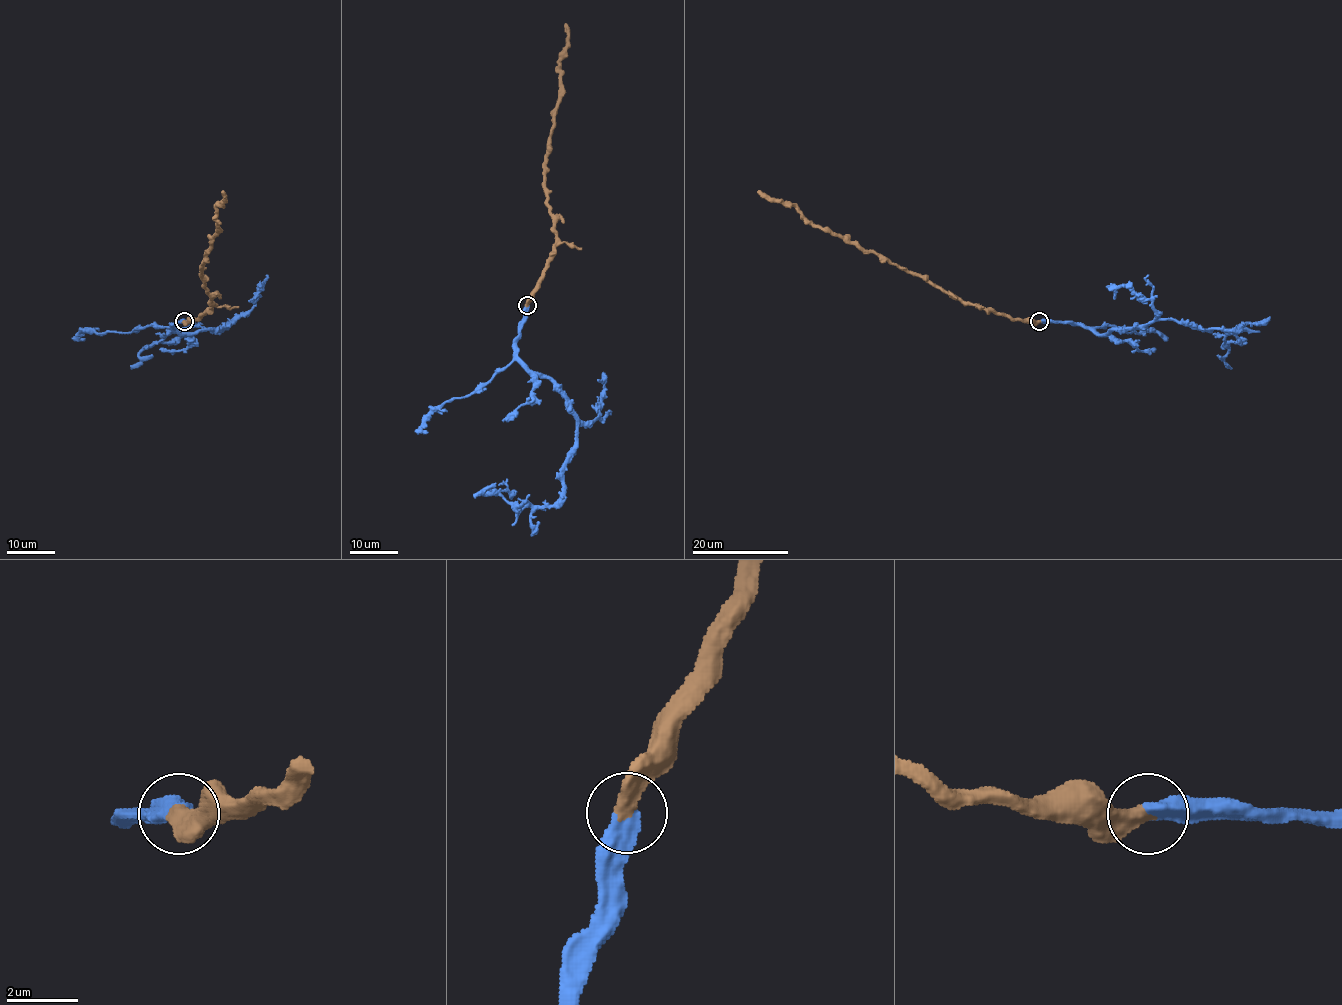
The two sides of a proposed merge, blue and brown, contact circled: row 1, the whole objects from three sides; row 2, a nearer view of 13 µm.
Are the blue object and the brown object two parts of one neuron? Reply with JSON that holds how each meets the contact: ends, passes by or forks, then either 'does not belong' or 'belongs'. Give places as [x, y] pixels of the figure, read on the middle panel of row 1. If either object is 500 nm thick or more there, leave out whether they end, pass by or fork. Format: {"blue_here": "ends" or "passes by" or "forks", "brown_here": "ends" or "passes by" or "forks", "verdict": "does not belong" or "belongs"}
{"verdict": "belongs"}

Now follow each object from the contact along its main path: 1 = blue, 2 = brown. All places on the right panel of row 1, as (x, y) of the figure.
1: (1039, 321), (1073, 321), (1104, 334), (1175, 319), (1203, 328), (1240, 326), (1223, 361), (1231, 368)
2: (1039, 321), (964, 304), (874, 252), (814, 227), (794, 207), (758, 191)

